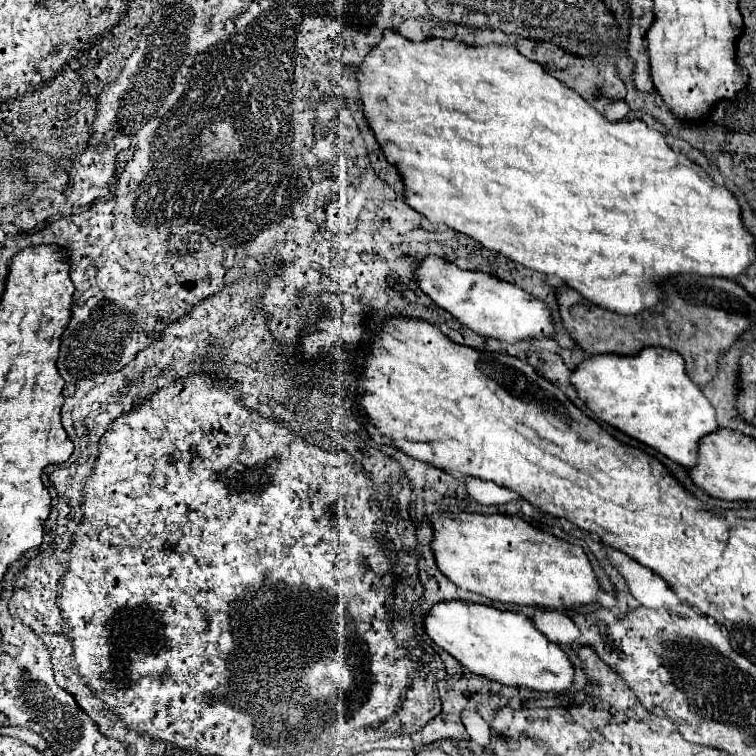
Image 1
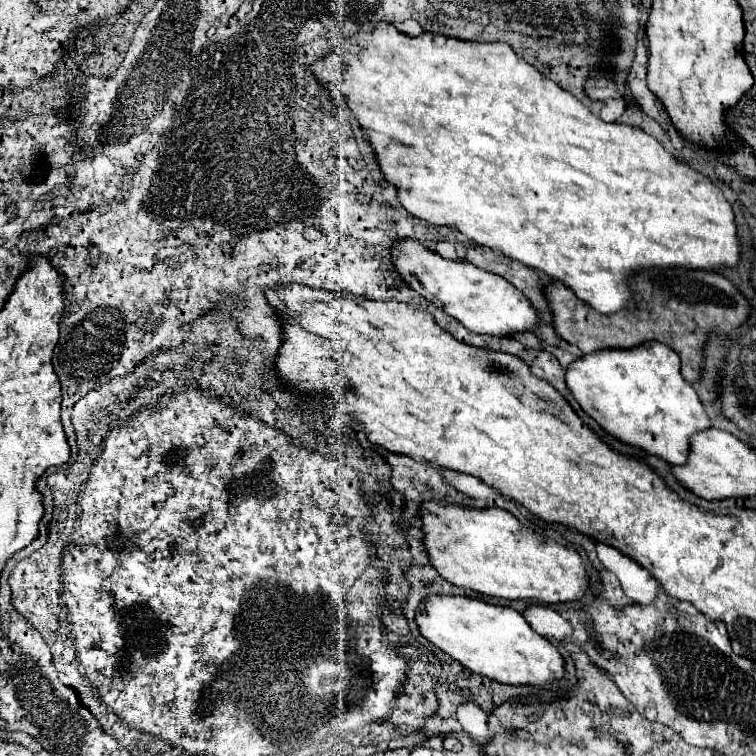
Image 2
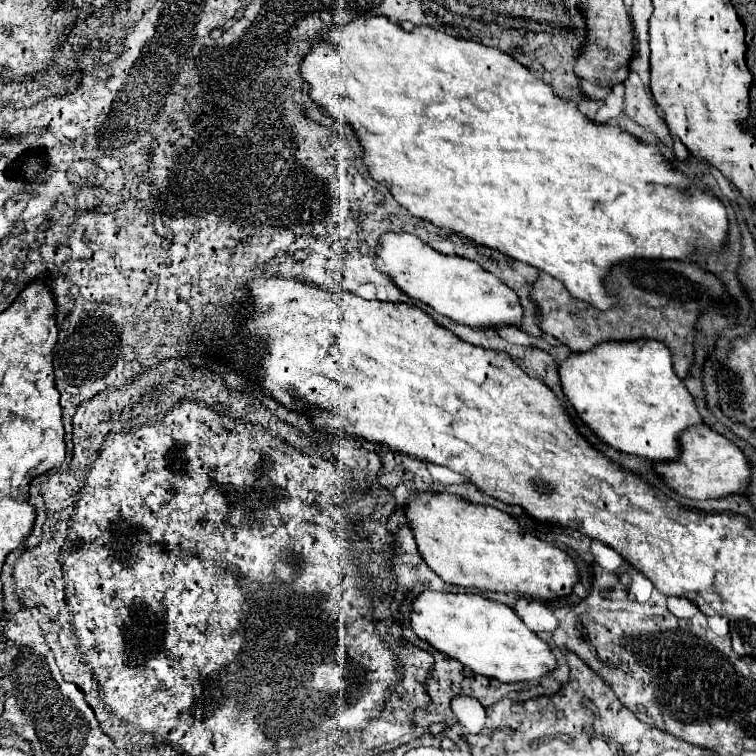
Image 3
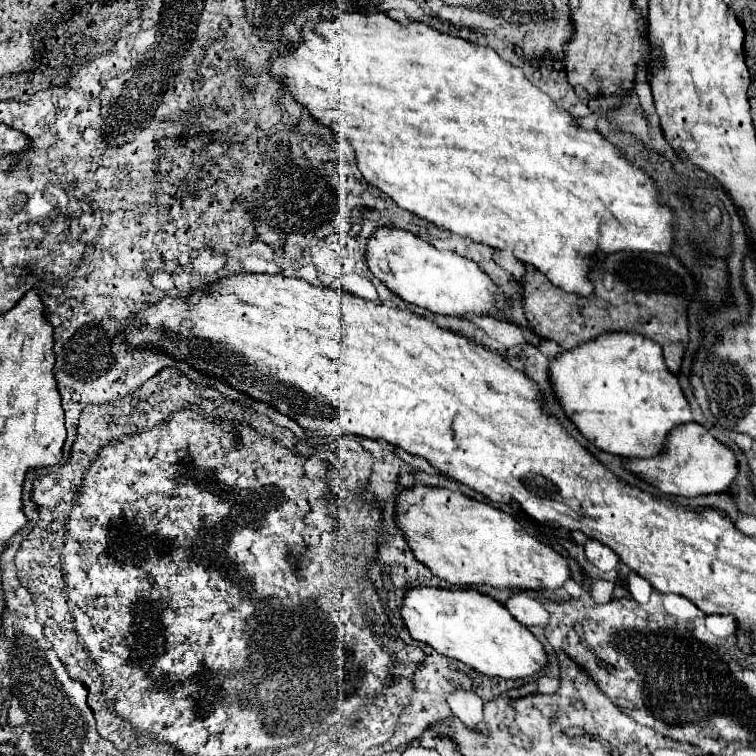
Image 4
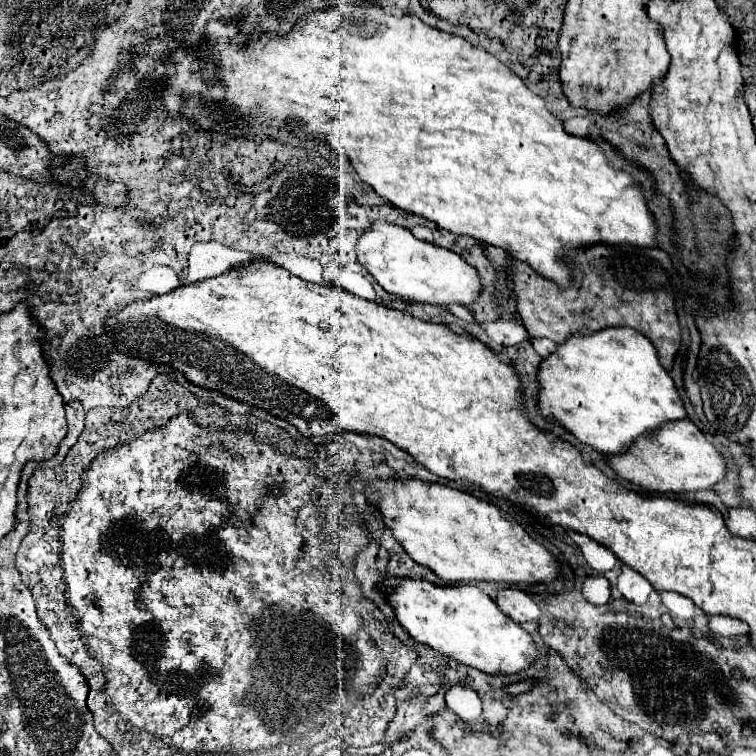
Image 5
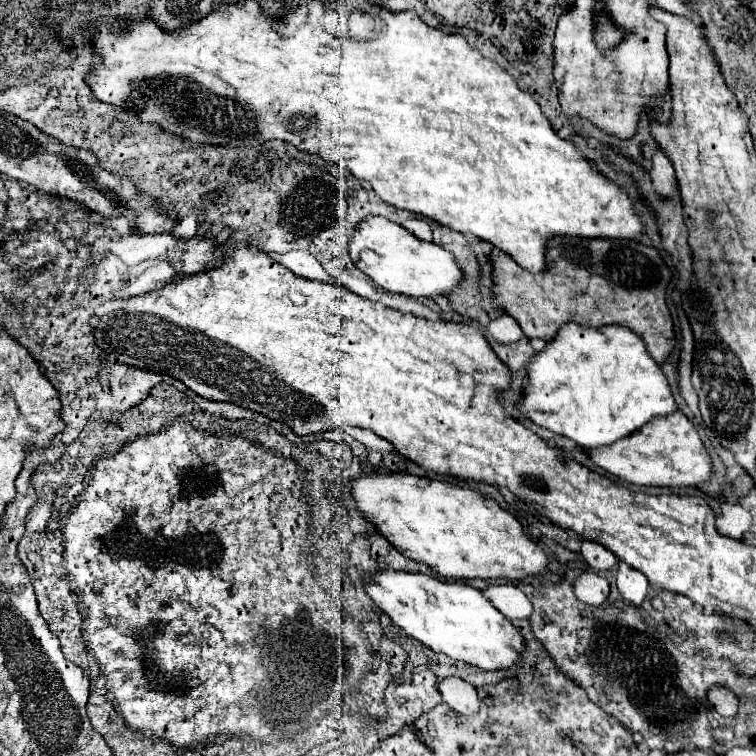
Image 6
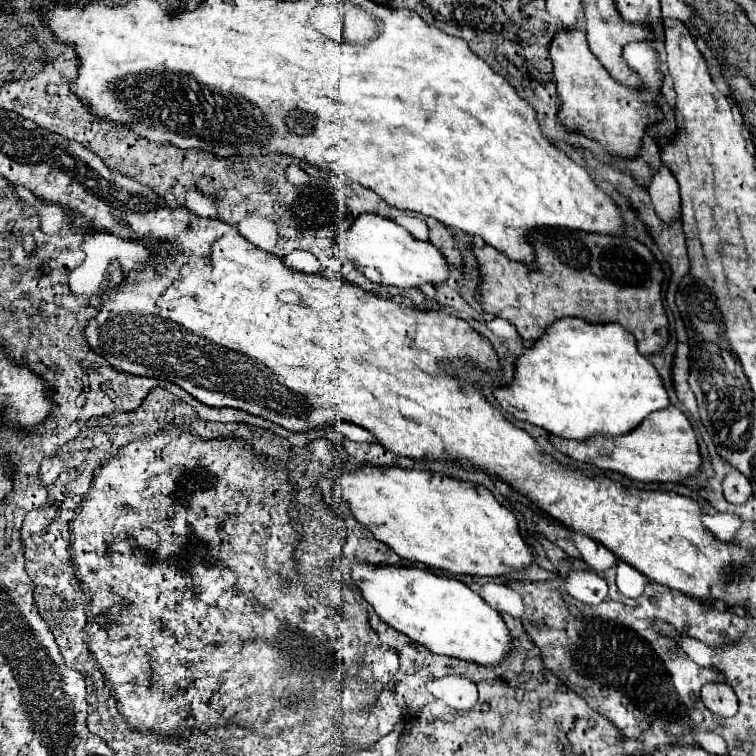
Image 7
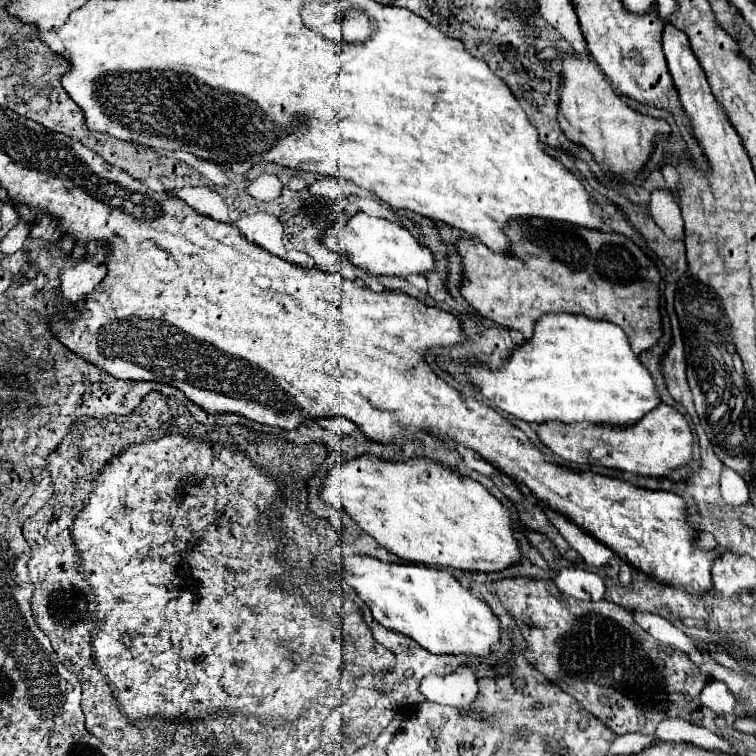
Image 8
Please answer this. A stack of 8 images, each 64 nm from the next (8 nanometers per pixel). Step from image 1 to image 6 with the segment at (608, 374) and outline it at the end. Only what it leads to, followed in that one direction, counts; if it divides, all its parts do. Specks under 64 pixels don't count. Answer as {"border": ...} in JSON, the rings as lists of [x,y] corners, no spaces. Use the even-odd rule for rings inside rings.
{"border":[[[562,324],[558,336],[534,354],[534,360],[526,366],[526,376],[528,386],[516,402],[524,418],[558,436],[566,436],[580,446],[612,444],[642,428],[652,416],[666,416],[678,410],[660,366],[644,350],[640,336],[624,326],[582,328],[580,324]]]}

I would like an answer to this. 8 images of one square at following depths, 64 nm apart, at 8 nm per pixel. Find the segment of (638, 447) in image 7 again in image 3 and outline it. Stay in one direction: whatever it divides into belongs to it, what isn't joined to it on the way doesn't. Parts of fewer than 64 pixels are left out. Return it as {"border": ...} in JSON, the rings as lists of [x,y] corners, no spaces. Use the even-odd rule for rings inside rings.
{"border":[[[696,424],[694,428],[682,432],[680,444],[682,452],[678,454],[678,460],[654,462],[654,472],[672,492],[692,500],[708,500],[728,494],[742,494],[746,490],[750,464],[744,458],[742,450],[730,440],[726,440],[722,434],[716,434],[706,424]]]}

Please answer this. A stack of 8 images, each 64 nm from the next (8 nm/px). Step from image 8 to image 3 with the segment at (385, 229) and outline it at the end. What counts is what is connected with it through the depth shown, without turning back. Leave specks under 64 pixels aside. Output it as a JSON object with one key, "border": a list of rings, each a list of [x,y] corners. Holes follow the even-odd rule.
{"border":[[[382,234],[374,254],[374,268],[386,274],[406,296],[420,300],[438,314],[470,328],[488,330],[492,324],[516,324],[522,318],[518,296],[494,274],[478,266],[474,260],[436,252],[414,234]]]}

